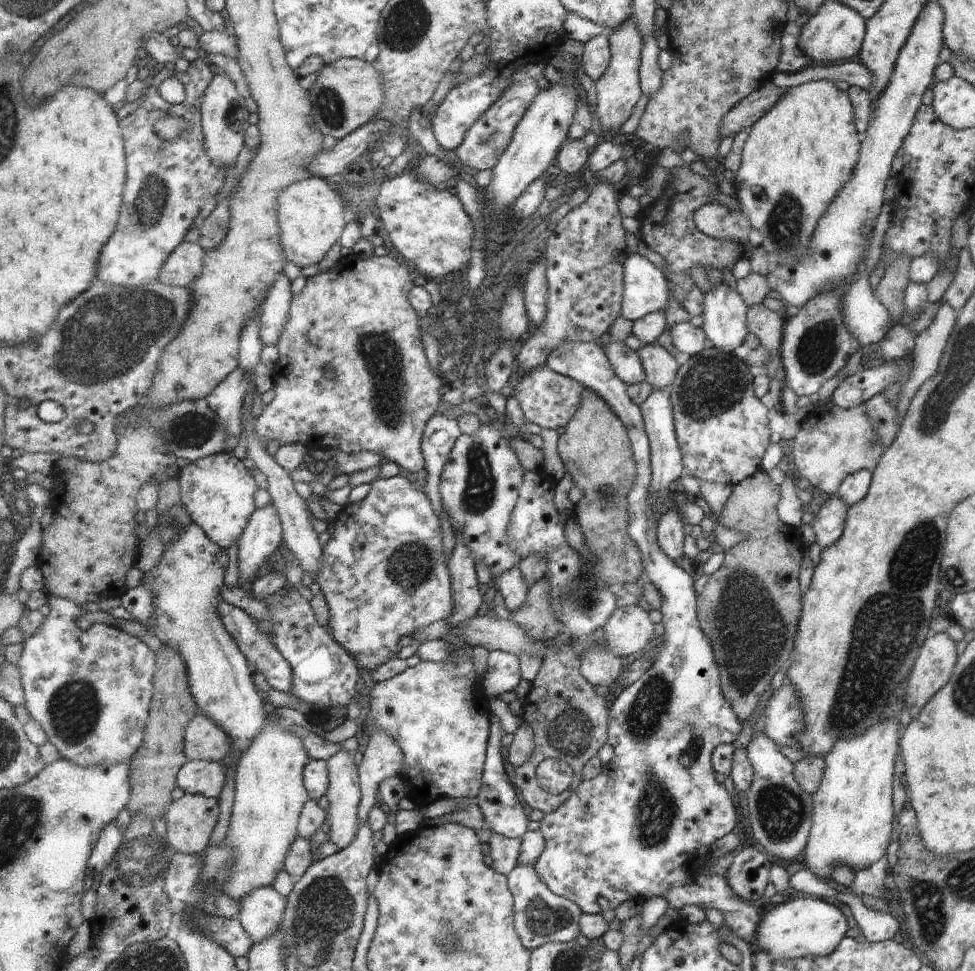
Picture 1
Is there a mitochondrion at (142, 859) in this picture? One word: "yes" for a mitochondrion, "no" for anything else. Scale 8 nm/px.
yes

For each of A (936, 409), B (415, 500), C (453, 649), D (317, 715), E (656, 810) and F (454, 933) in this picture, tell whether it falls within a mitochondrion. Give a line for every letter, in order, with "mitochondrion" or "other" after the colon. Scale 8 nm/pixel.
A: mitochondrion
B: other
C: other
D: other
E: mitochondrion
F: mitochondrion

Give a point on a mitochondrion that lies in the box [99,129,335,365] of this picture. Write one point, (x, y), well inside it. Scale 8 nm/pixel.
(151, 200)

